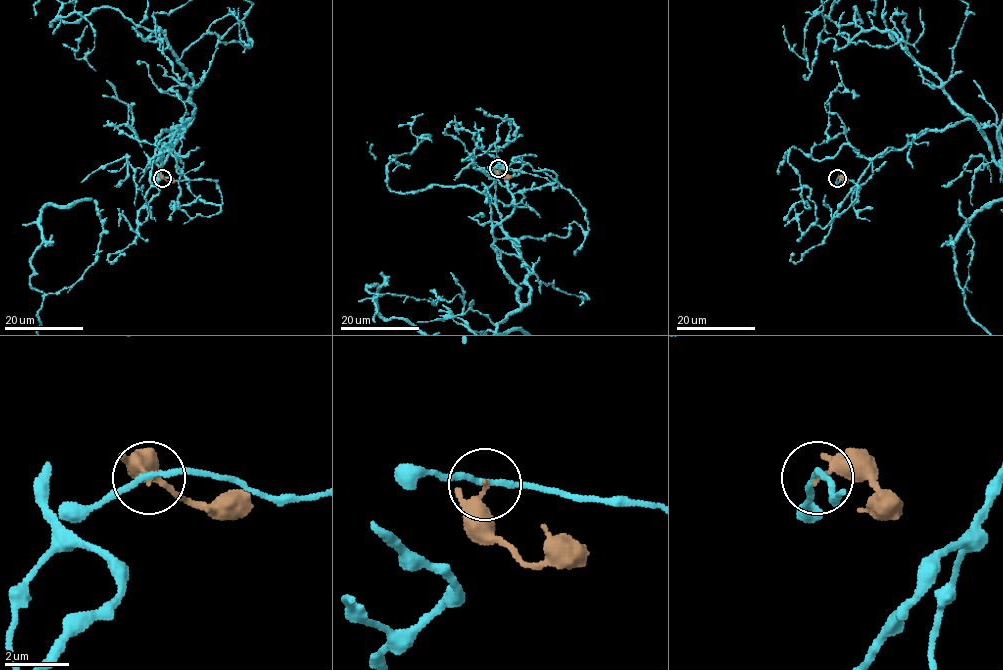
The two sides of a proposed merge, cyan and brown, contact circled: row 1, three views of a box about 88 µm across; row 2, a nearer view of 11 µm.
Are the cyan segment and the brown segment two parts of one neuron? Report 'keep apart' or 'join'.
keep apart

